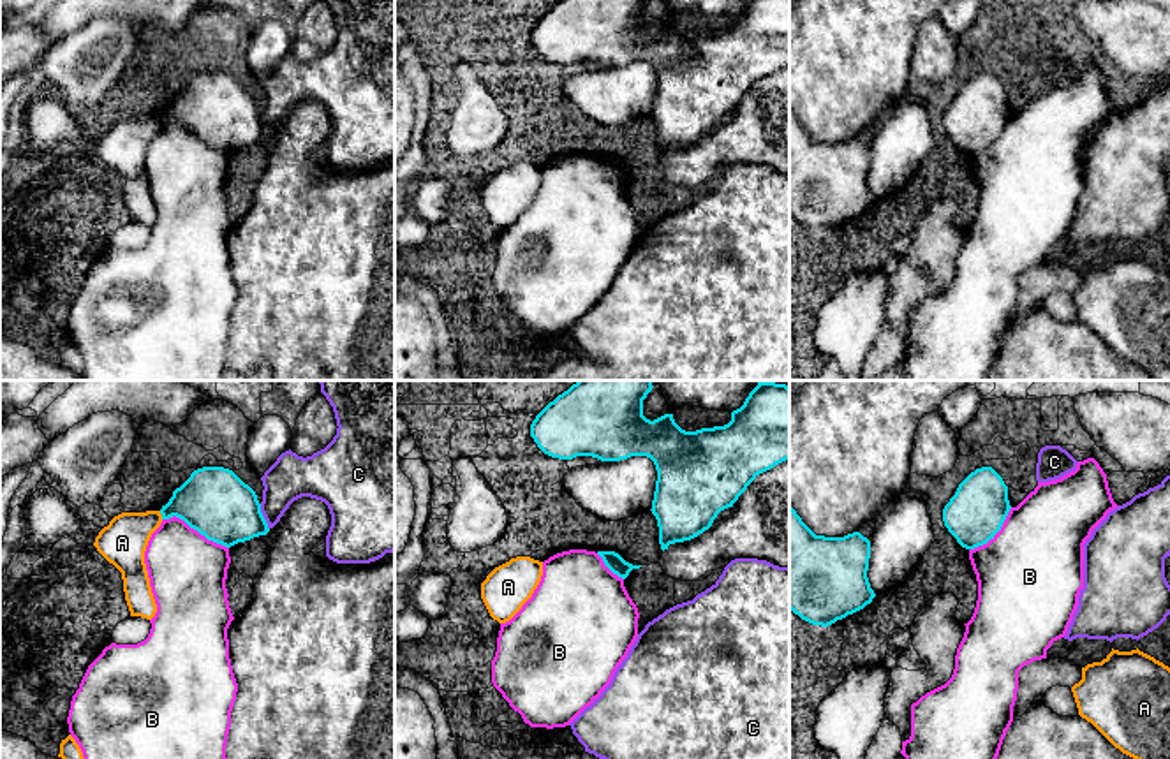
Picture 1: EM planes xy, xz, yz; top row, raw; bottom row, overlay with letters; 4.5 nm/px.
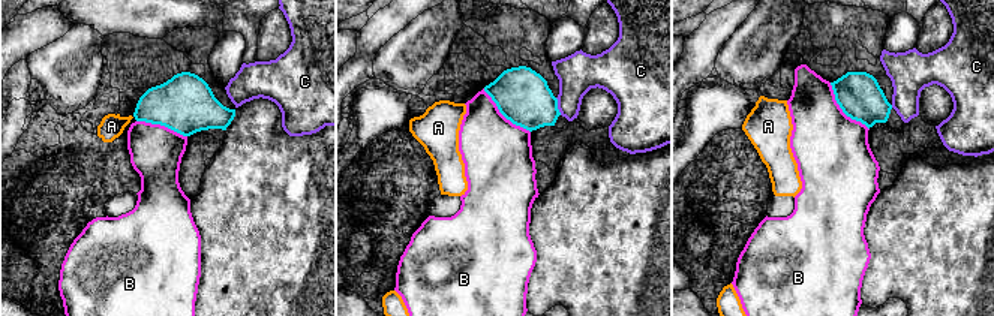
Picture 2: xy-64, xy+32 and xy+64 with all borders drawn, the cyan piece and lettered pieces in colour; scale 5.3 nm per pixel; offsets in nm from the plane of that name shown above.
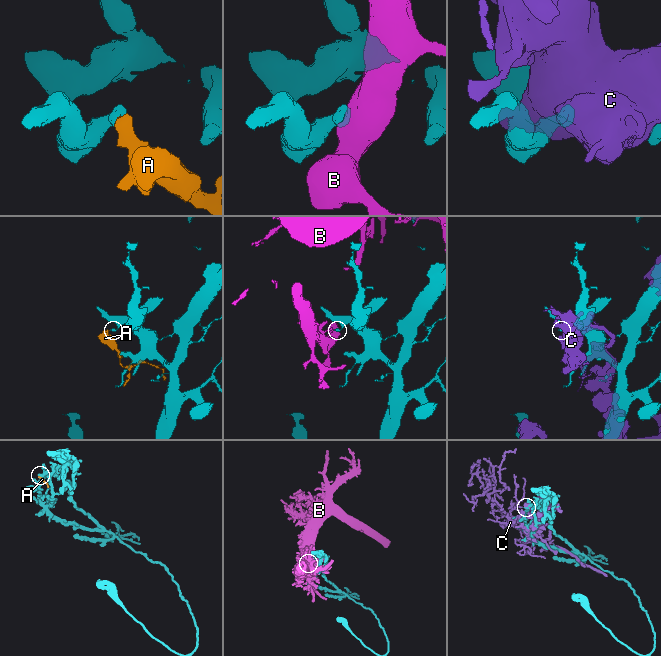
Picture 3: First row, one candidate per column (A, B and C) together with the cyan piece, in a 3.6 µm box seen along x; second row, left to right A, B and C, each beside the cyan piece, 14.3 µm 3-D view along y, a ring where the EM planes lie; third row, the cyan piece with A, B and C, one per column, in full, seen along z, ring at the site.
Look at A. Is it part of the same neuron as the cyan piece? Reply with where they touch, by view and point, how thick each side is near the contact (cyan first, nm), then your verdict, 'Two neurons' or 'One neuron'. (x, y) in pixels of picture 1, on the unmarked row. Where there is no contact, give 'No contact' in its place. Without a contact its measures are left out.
Touches cyan at xy (161, 118). Thickness 320 nm (cyan) against 220 nm. Two neurons

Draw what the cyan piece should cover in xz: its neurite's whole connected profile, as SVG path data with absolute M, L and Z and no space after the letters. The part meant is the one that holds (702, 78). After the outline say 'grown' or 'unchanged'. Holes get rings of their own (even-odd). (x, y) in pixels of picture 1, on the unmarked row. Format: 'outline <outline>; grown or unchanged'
outline M559 0L532 26L537 53L559 65L592 62L620 67L647 62L657 76L652 120L659 132L661 155L708 136L717 120L738 106L763 77L789 65L789 0L749 0L724 32L682 35L673 19L654 26L643 21L647 0Z; unchanged

